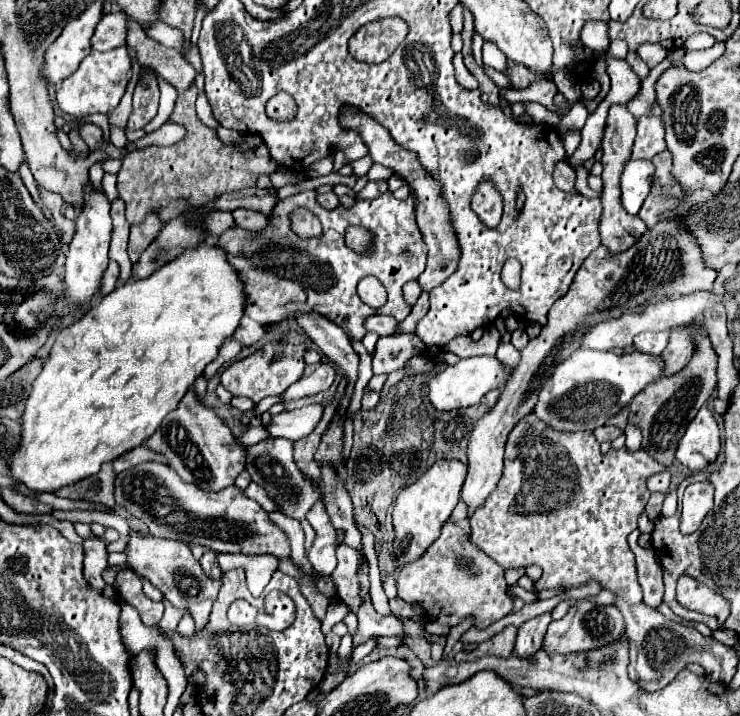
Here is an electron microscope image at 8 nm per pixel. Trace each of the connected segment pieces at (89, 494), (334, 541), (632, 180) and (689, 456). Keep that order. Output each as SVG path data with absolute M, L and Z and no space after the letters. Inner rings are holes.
M104 464L96 476L90 476L74 486L66 486L54 494L74 500L88 500L92 504L104 504L106 508L114 508L114 478L116 472L110 464Z
M324 498L319 499L312 506L306 519L316 532L316 540L314 540L314 544L312 544L312 548L308 550L306 556L312 564L312 568L320 576L328 576L336 568L334 552L336 552L336 546L338 546L338 532L328 518Z
M628 160L620 176L622 206L628 214L638 214L642 202L650 192L650 182L654 176L654 164L650 160Z
M704 406L688 424L676 448L676 460L692 472L704 470L720 452L720 432L712 412Z

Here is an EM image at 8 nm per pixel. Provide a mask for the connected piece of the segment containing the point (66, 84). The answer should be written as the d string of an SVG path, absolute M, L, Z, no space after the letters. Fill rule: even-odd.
M124 46L108 52L90 52L80 62L80 68L58 86L56 102L62 112L74 118L82 118L96 112L110 114L124 96L128 80L130 80L130 56Z

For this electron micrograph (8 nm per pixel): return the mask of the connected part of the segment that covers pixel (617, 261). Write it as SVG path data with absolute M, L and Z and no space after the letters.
M662 220L658 222L652 230L648 230L630 250L622 252L622 254L608 254L608 250L604 250L604 246L596 248L580 266L580 270L576 272L576 278L568 290L568 294L564 294L552 308L548 314L548 324L542 328L542 332L532 338L528 342L528 346L520 352L520 364L512 370L512 378L508 378L498 402L494 404L494 408L490 408L474 426L468 448L466 448L466 466L468 466L468 474L466 474L466 482L462 486L462 500L468 504L468 518L470 514L484 504L484 500L490 496L490 492L496 488L500 474L502 474L502 456L504 456L504 444L508 434L512 432L512 426L516 426L516 422L520 422L520 418L524 418L524 414L528 414L538 398L538 390L544 386L546 378L552 374L552 370L572 352L576 352L580 348L580 338L584 336L584 330L588 330L588 326L602 322L606 318L618 318L626 312L634 312L640 304L644 304L646 300L650 300L652 296L680 296L680 294L692 294L696 290L714 290L714 280L716 280L716 272L708 270L702 262L702 252L700 246L696 244L694 236L690 232L684 230L684 226L678 220Z

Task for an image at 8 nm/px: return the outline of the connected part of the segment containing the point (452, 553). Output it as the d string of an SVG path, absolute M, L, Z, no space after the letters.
M454 522L444 524L440 538L424 552L422 558L404 566L396 574L396 582L398 596L404 602L420 604L430 622L436 620L450 628L458 626L464 618L472 618L474 628L482 630L508 616L514 608L502 566L494 558L488 558L488 554L478 546L472 546L468 532Z

